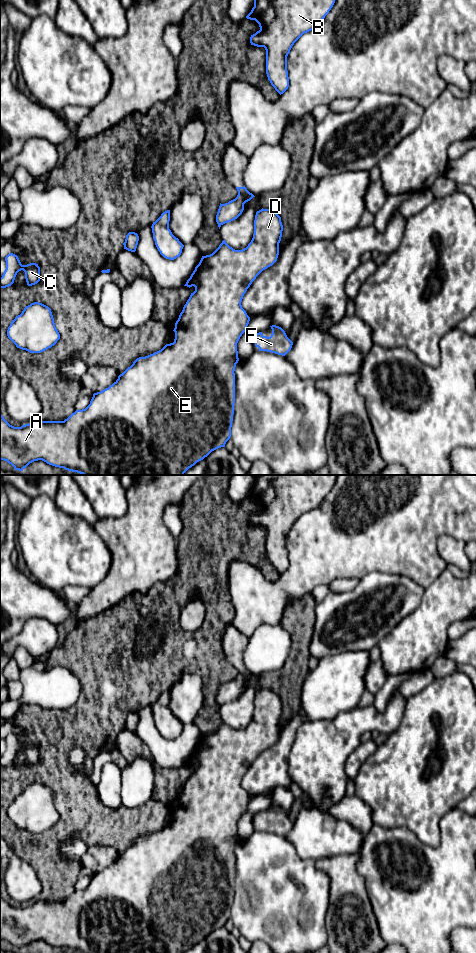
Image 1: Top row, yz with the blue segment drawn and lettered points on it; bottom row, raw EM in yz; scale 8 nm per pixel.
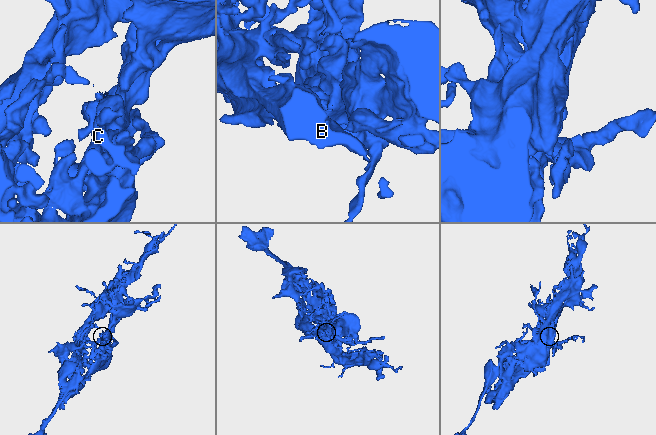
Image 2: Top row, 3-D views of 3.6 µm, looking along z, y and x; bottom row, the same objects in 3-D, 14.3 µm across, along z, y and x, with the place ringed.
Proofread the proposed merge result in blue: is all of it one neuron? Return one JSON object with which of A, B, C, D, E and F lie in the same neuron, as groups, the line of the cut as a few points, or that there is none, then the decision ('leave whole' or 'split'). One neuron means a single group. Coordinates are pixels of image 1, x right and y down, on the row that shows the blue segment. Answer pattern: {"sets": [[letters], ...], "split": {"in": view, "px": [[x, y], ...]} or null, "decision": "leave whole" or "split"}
{"sets": [["A", "B", "C", "D", "E", "F"]], "split": null, "decision": "leave whole"}

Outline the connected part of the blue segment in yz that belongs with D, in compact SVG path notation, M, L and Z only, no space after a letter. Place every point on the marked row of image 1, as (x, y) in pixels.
M261 209L256 212L254 220L254 234L248 246L242 250L235 250L225 240L210 255L202 256L199 264L191 274L184 286L195 287L189 299L183 307L178 320L175 323L175 339L173 343L166 344L161 350L145 357L137 358L118 379L108 388L94 393L90 404L82 410L76 410L64 421L42 421L34 420L32 424L21 427L10 425L0 412L0 460L7 461L15 470L23 471L30 463L42 460L49 465L64 468L65 470L77 472L82 475L184 475L184 473L203 460L212 451L225 447L231 437L231 427L235 404L235 367L239 361L237 343L246 331L250 317L242 308L241 302L247 289L256 277L265 269L272 266L279 255L279 243L281 241L283 225L281 217L271 209Z

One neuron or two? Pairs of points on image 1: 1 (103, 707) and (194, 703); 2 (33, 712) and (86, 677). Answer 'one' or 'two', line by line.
1: two
2: one

